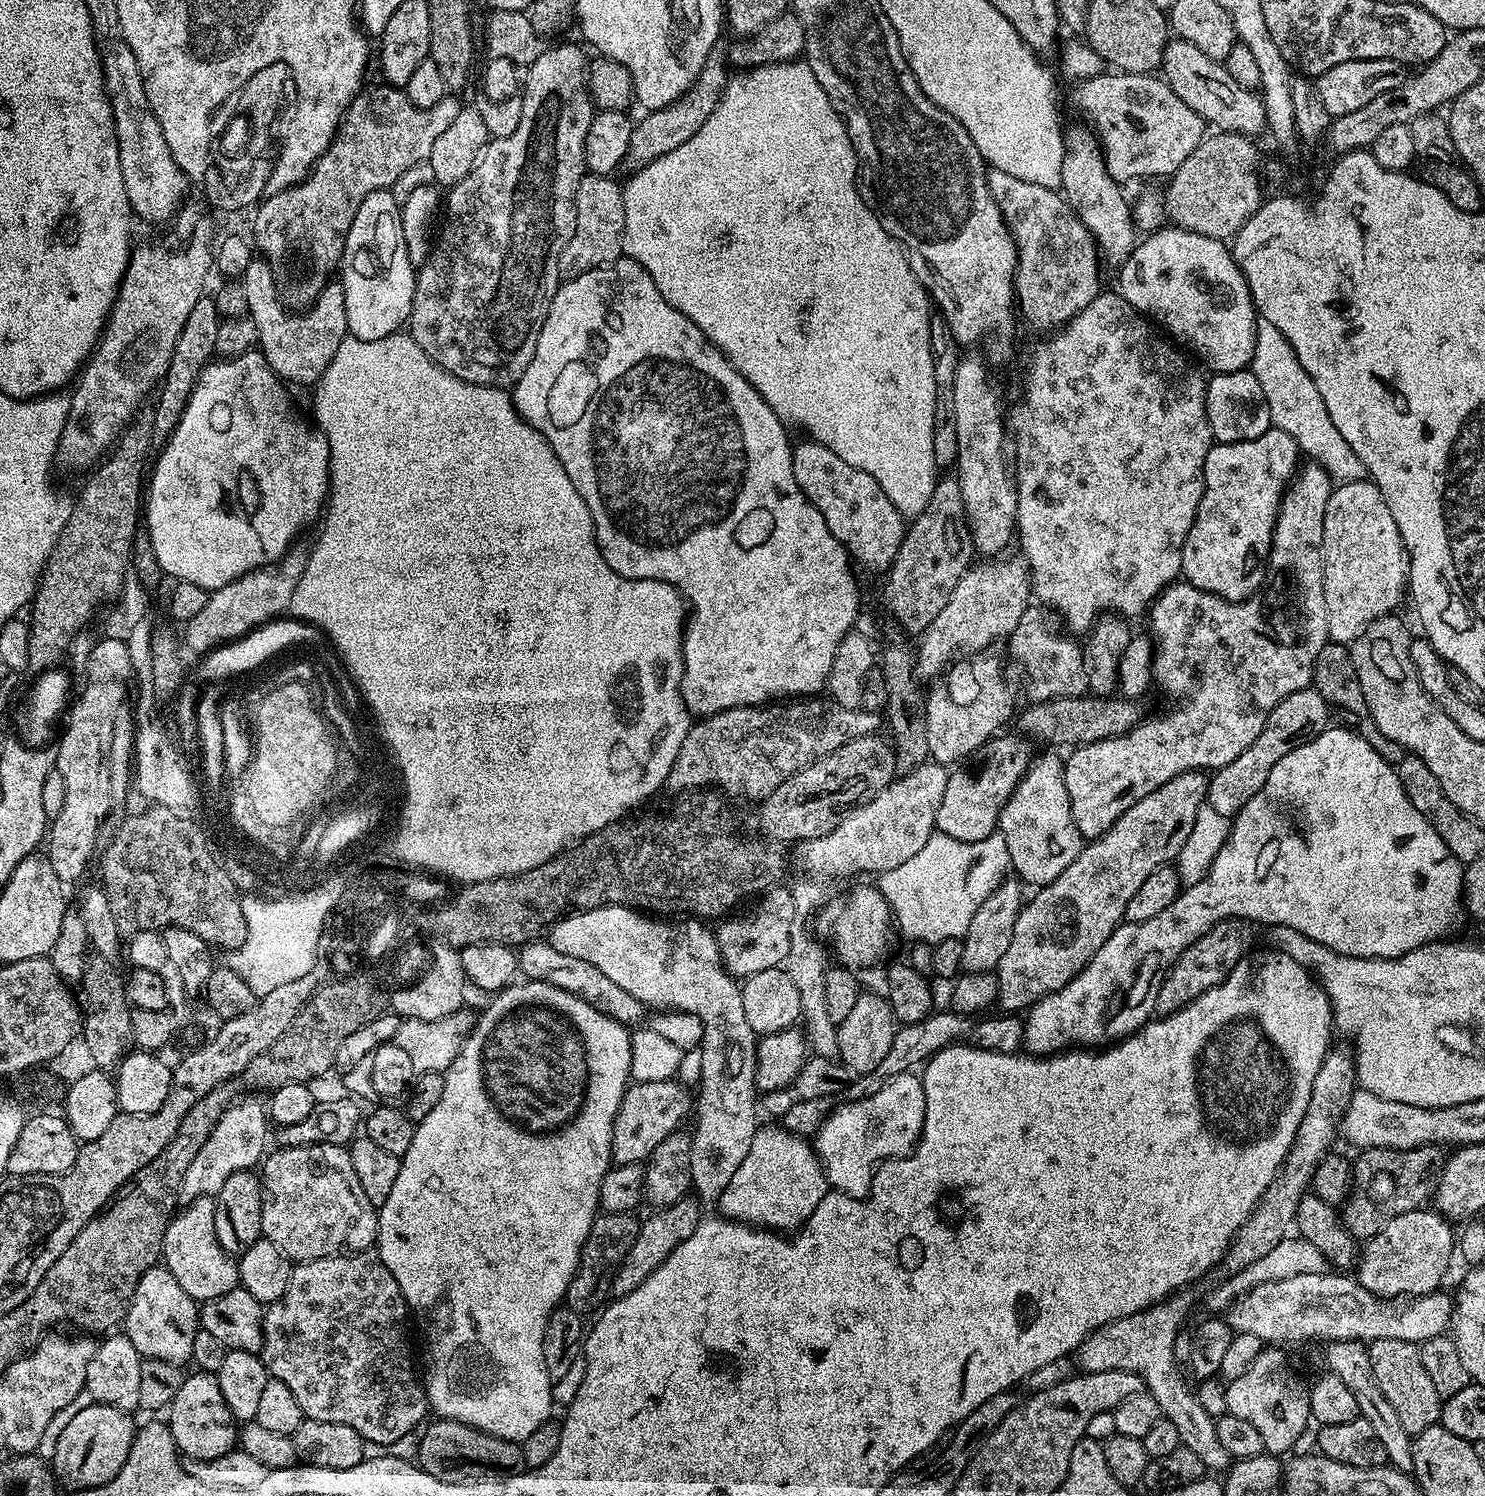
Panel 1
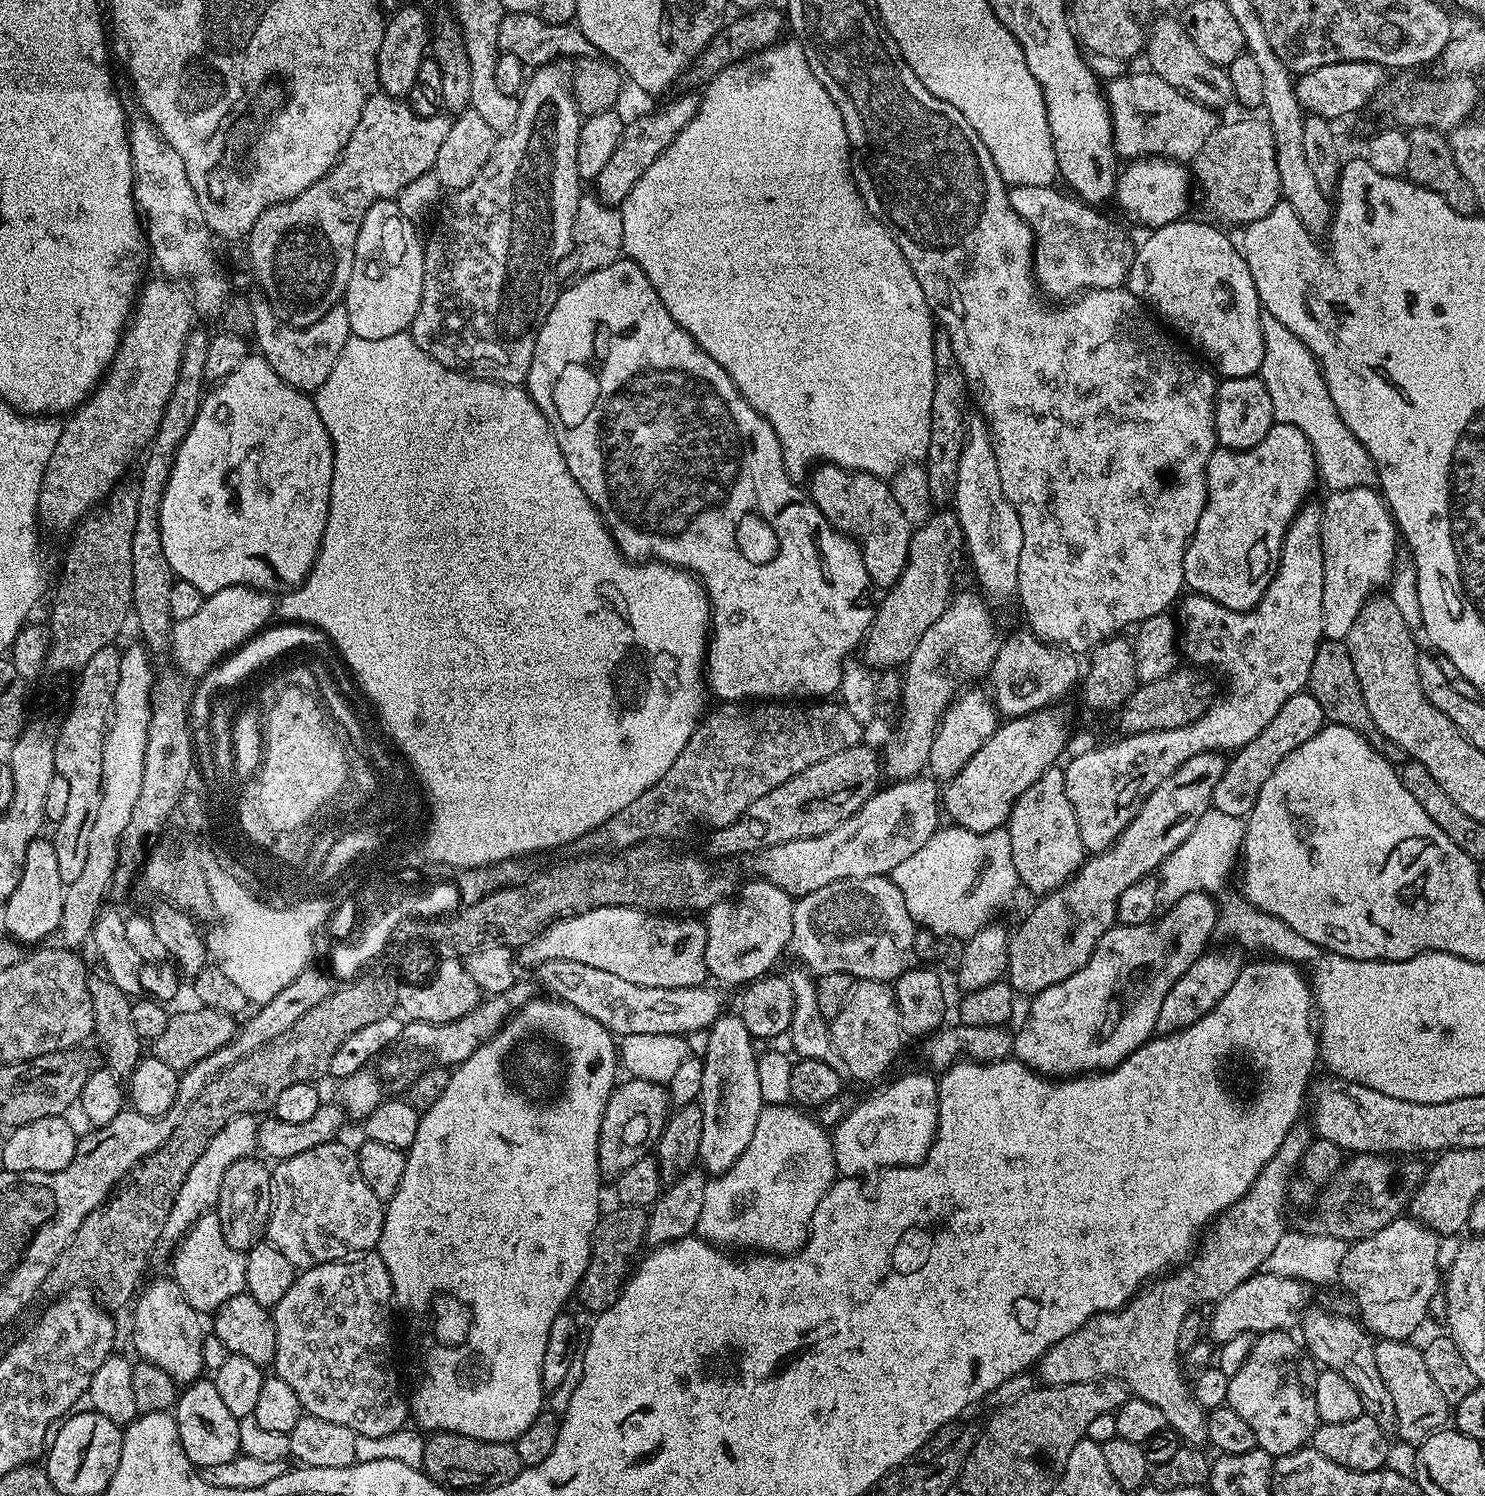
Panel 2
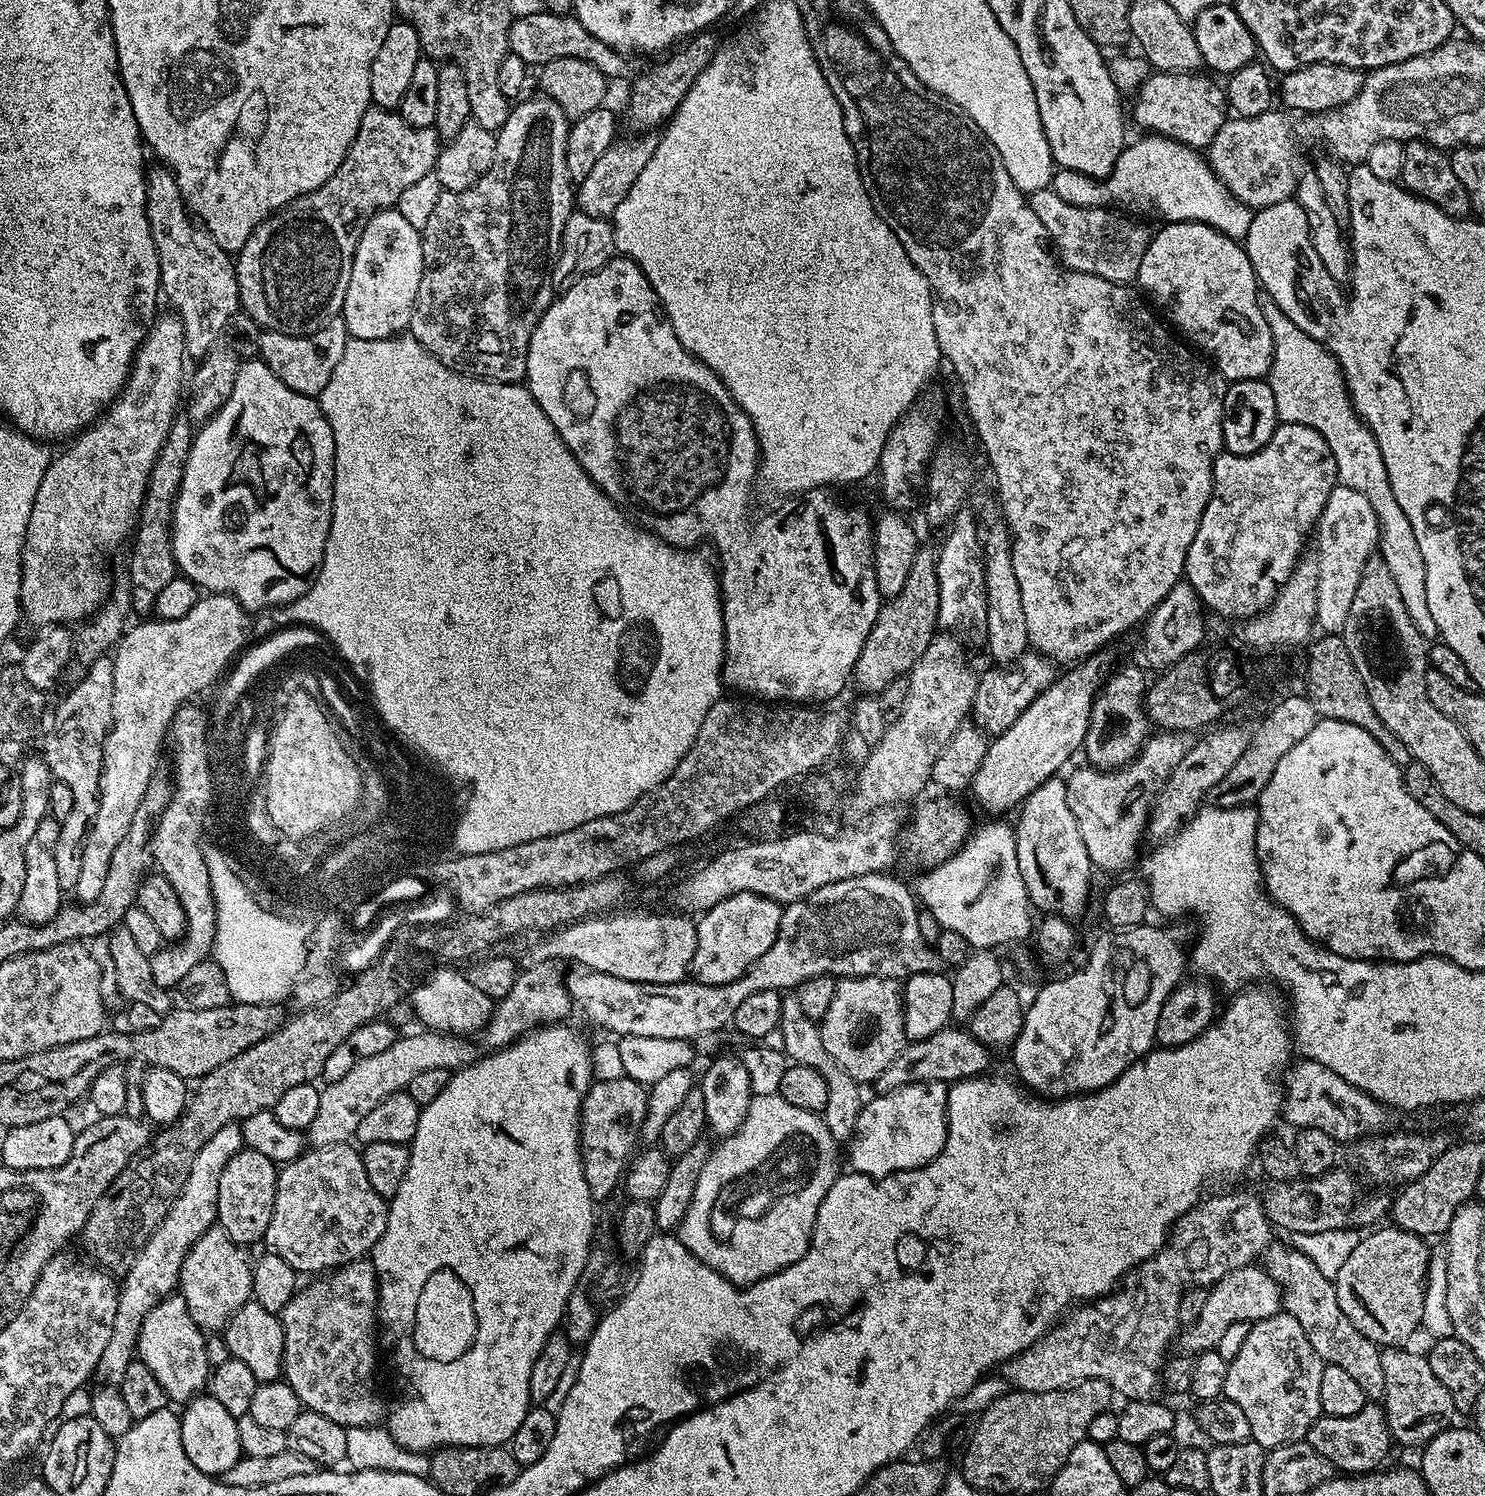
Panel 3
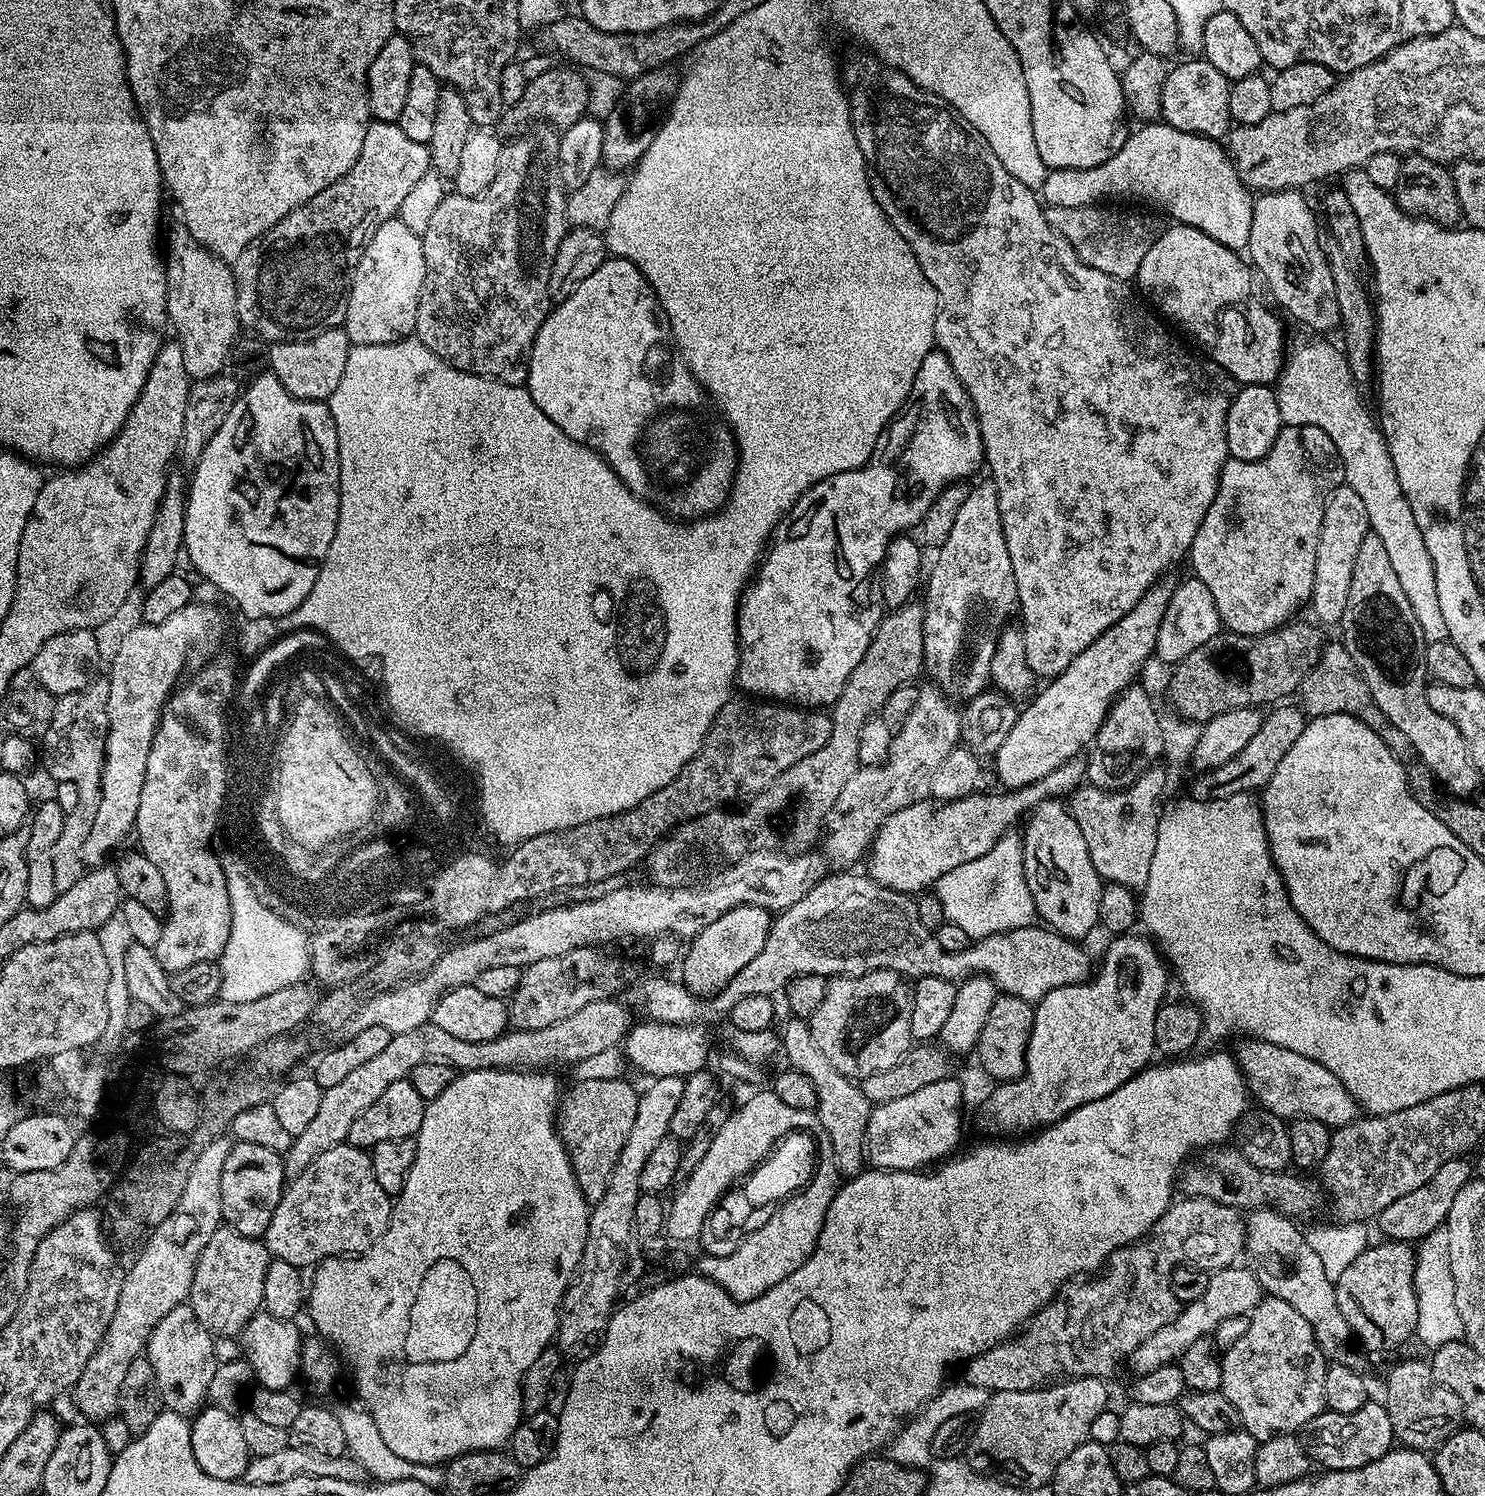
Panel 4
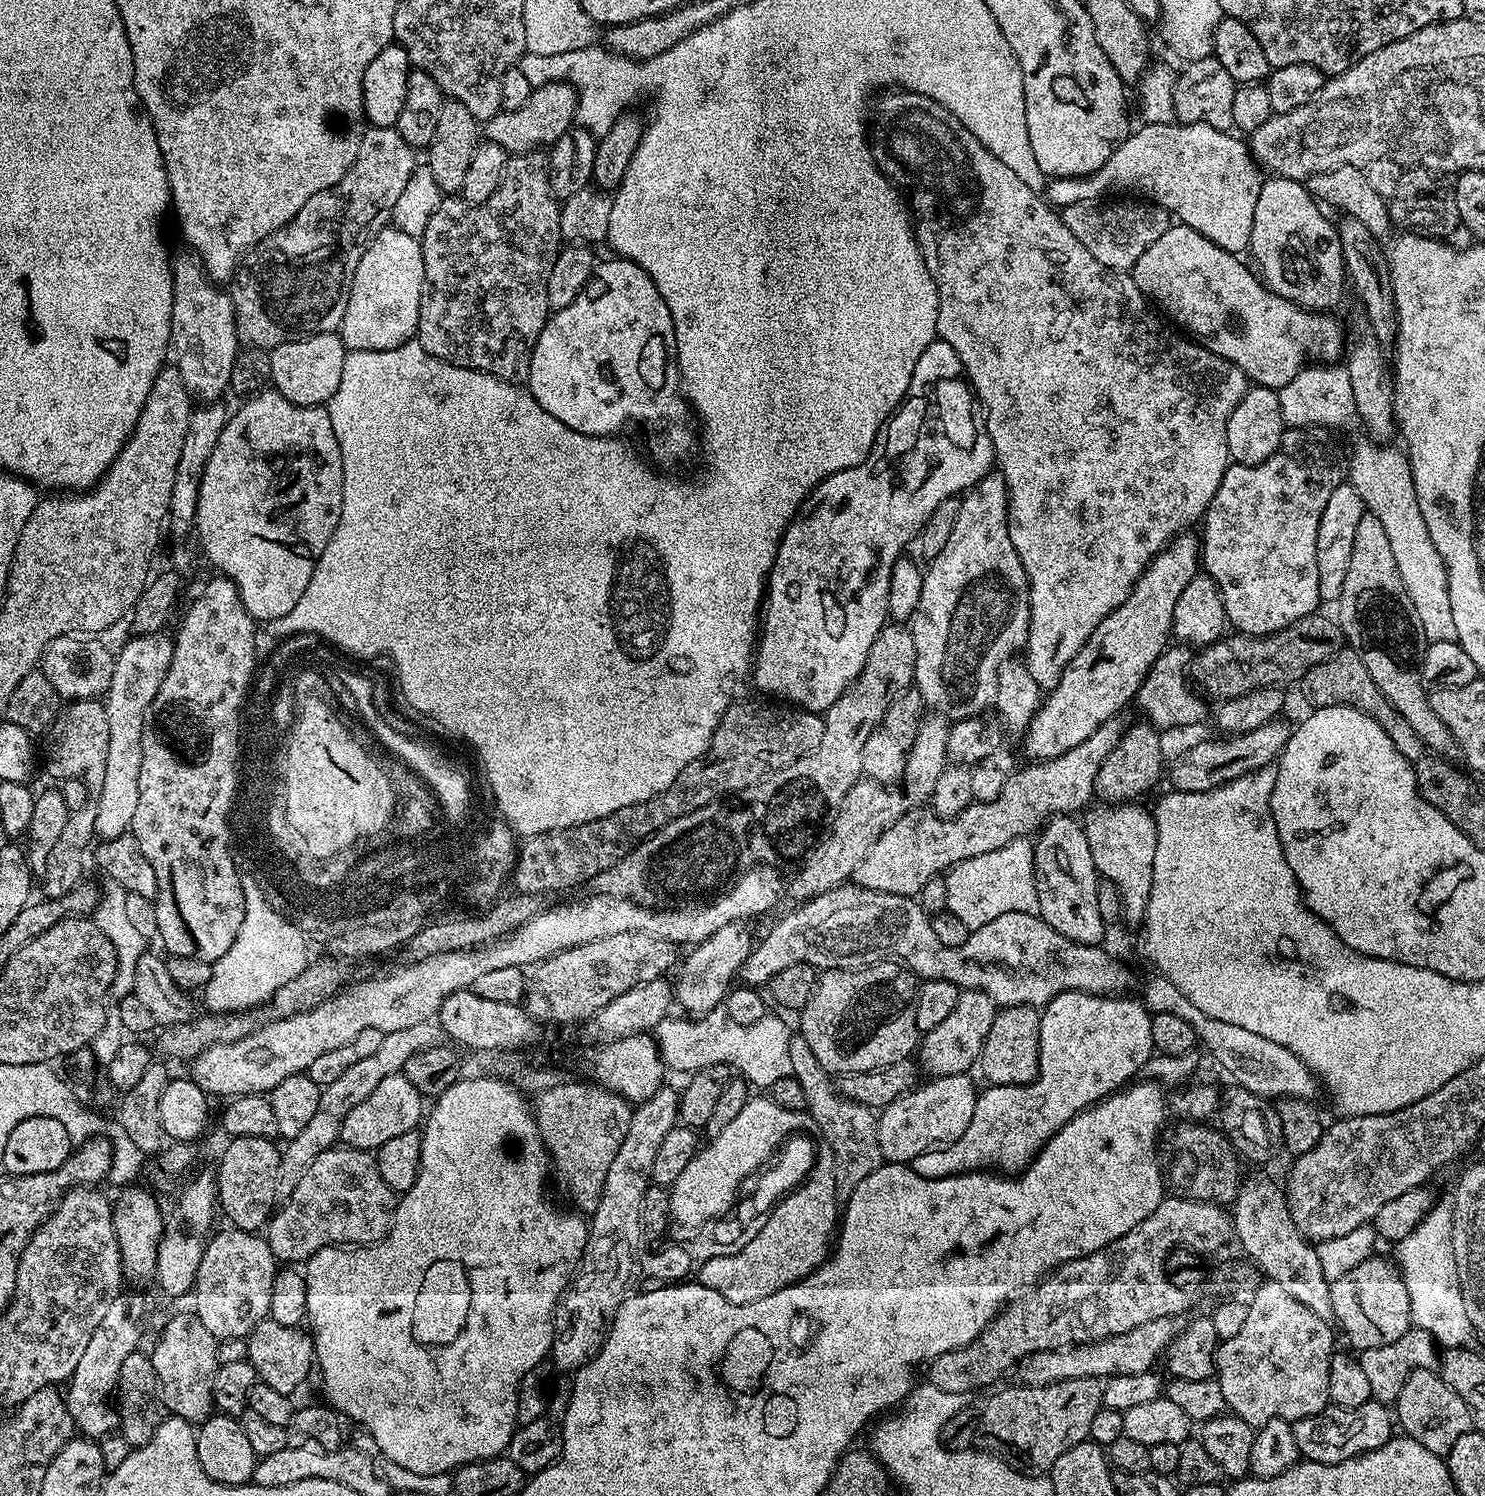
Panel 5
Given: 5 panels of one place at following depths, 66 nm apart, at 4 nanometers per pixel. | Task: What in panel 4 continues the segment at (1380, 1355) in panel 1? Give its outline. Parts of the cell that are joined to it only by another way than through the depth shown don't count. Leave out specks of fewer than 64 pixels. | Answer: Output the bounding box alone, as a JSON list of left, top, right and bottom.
[1384,1360,1464,1453]

